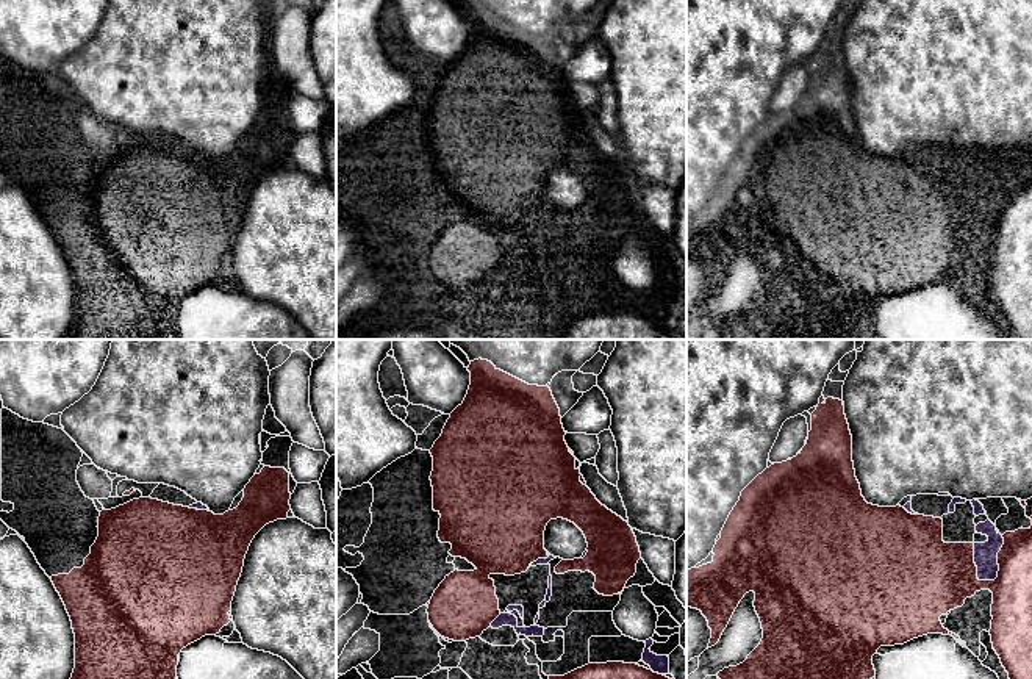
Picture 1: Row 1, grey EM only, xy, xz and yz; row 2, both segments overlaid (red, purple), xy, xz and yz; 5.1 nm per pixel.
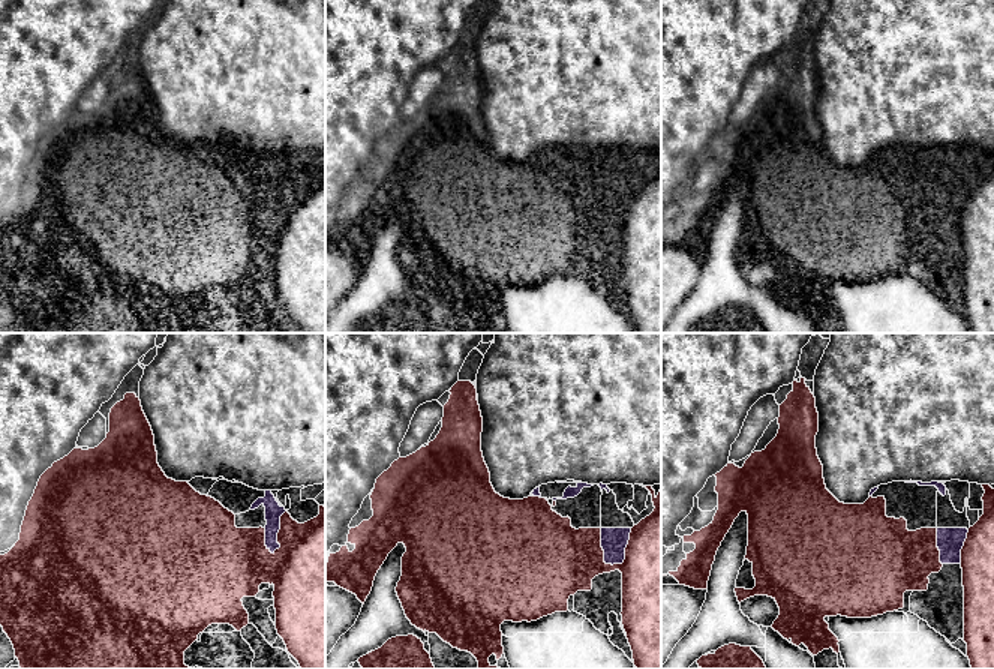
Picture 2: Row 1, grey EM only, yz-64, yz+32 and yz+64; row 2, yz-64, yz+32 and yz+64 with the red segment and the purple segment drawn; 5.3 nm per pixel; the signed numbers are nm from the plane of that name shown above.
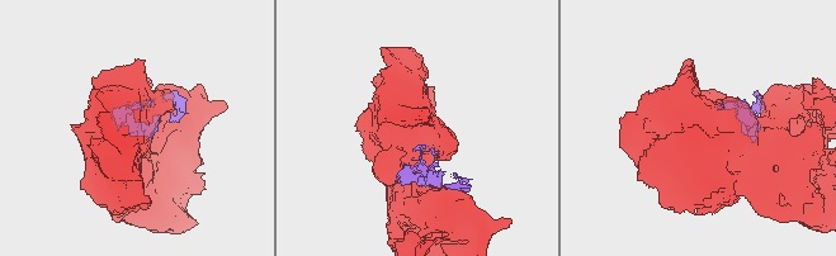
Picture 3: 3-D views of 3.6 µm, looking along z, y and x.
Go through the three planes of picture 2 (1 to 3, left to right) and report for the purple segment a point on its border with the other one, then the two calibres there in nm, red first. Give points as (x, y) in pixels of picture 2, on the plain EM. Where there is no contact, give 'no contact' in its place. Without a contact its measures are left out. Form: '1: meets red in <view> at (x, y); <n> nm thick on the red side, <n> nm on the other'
1: meets red in yz-64 at (278, 197); 420 nm thick on the red side, 90 nm on the other
2: meets red in yz+32 at (625, 218); 420 nm thick on the red side, 140 nm on the other
3: meets red in yz+64 at (936, 210); 360 nm thick on the red side, 140 nm on the other

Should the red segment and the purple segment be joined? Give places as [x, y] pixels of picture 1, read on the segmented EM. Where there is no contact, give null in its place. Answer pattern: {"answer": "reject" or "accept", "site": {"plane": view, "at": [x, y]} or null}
{"answer": "accept", "site": {"plane": "yz", "at": [998, 564]}}

